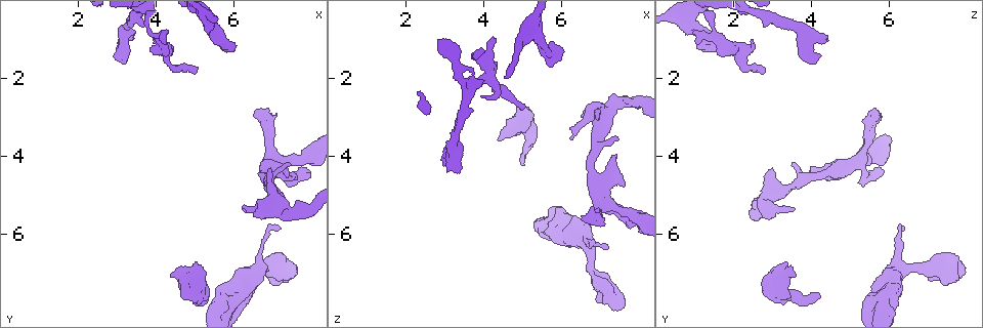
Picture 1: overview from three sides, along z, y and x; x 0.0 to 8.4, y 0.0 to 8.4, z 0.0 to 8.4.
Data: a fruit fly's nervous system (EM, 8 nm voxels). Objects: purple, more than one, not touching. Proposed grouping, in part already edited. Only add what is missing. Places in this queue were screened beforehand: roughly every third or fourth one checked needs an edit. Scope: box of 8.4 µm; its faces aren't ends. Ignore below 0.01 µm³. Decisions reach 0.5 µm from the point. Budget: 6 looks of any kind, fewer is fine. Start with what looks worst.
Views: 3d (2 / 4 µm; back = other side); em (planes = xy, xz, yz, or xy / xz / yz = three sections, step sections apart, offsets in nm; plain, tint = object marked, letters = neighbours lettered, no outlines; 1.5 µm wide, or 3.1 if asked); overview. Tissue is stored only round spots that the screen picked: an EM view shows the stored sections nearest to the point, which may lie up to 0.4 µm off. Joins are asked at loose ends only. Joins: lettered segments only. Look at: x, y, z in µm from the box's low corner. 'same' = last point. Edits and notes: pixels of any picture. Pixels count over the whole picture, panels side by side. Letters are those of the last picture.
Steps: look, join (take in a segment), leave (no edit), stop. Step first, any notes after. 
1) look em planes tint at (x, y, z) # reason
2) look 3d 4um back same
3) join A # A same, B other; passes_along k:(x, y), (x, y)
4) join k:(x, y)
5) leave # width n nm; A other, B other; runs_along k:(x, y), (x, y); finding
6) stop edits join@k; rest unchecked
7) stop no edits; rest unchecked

look em yz step 4 letters at (4.30, 0.85, 1.00) # free end

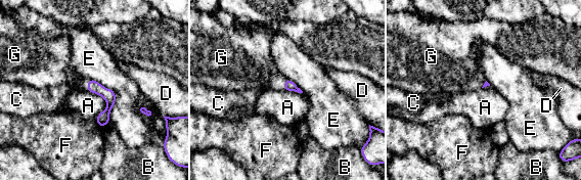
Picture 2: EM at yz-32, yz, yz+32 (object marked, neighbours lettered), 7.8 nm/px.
look em planes letters same

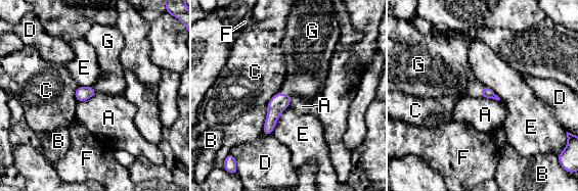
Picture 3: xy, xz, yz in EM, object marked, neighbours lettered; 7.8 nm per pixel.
join G # longest_contact C 360 nm; A other, B other, C other, D other, E other, F other, G same; passes_along 3:(278, 102), (285, 94), (306, 69); it goes on there

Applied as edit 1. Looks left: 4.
look em planes letters at (6.00, 1.25, 1.25) # free end

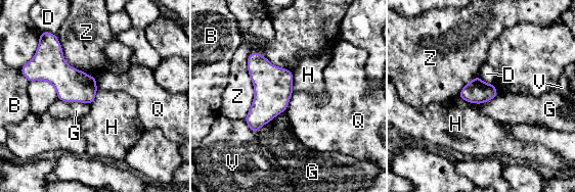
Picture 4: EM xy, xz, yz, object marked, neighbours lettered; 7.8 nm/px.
leave # width 190 nm; B other, D other, G other, H other, Q other, V other, Z other; no lettered segment goes on from it

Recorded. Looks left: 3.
look 3d 4um back at (7.60, 4.50, 4.75)

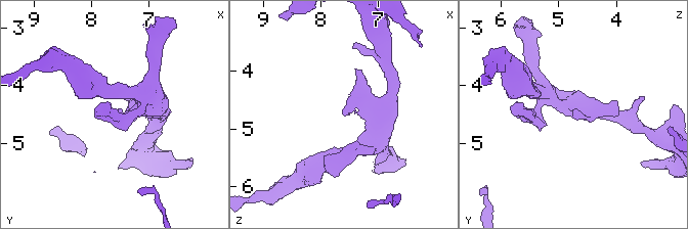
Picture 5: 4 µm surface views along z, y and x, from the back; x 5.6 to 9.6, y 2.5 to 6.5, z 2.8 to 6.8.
look em planes letters at (7.60, 4.55, 4.80) # shape alone is not enough

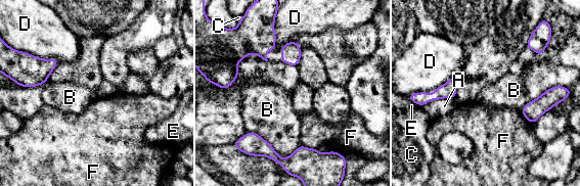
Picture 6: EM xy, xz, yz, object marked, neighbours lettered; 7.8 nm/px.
leave # A other, B other, C other, D other, E other, F other; border 6:(520, 109), (529, 122); none of them fits

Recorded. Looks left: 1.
stop edits join@3; rest unchecked

